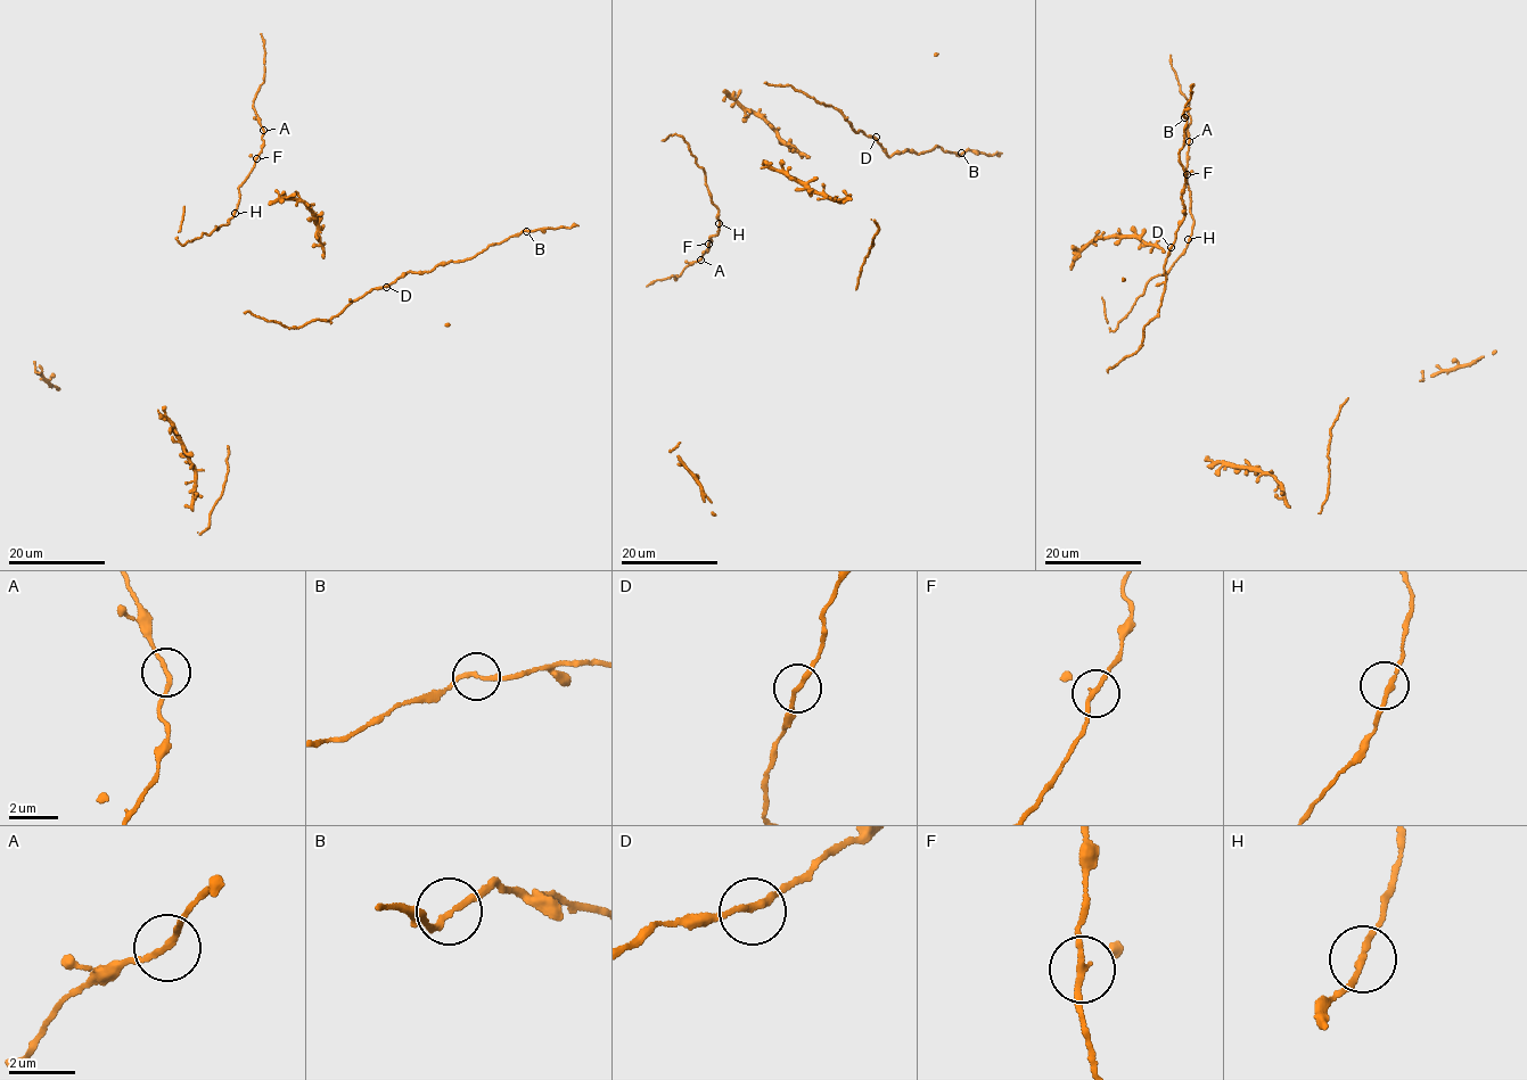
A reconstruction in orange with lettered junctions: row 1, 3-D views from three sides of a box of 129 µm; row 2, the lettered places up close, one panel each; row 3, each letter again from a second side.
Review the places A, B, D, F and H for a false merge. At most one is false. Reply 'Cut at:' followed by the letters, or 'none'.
Cut at: none

